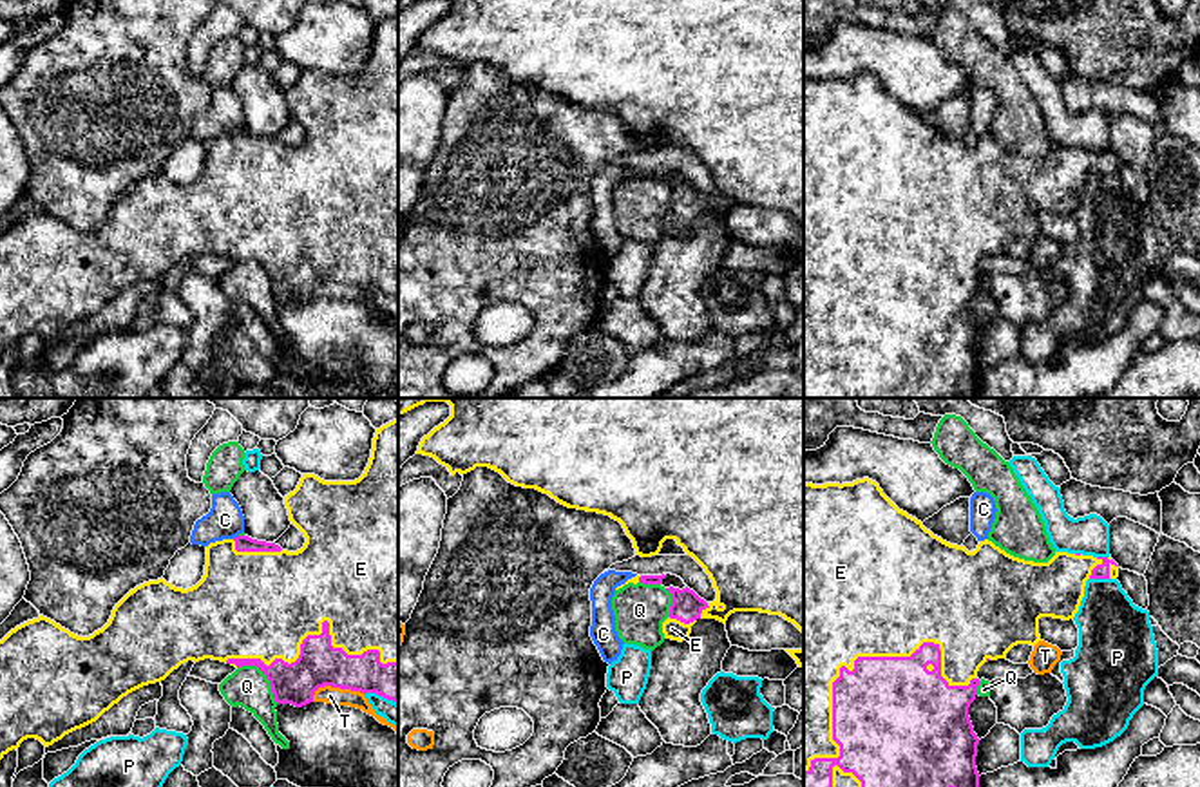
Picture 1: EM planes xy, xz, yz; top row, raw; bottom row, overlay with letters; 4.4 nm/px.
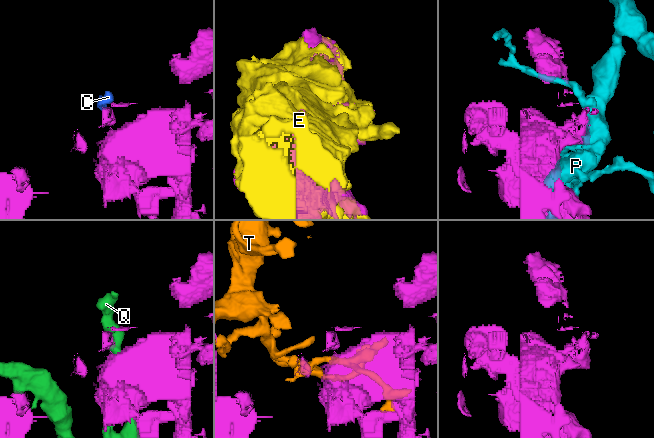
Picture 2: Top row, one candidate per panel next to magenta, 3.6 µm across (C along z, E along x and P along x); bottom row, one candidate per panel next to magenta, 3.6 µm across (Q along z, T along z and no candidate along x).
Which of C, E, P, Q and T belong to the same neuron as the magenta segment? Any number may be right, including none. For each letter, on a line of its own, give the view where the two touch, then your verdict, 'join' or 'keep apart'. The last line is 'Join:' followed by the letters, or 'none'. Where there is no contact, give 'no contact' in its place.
C: xy | keep apart
E: yz | join
P: yz | keep apart
Q: xy | keep apart
T: xy | keep apart
Join: E

